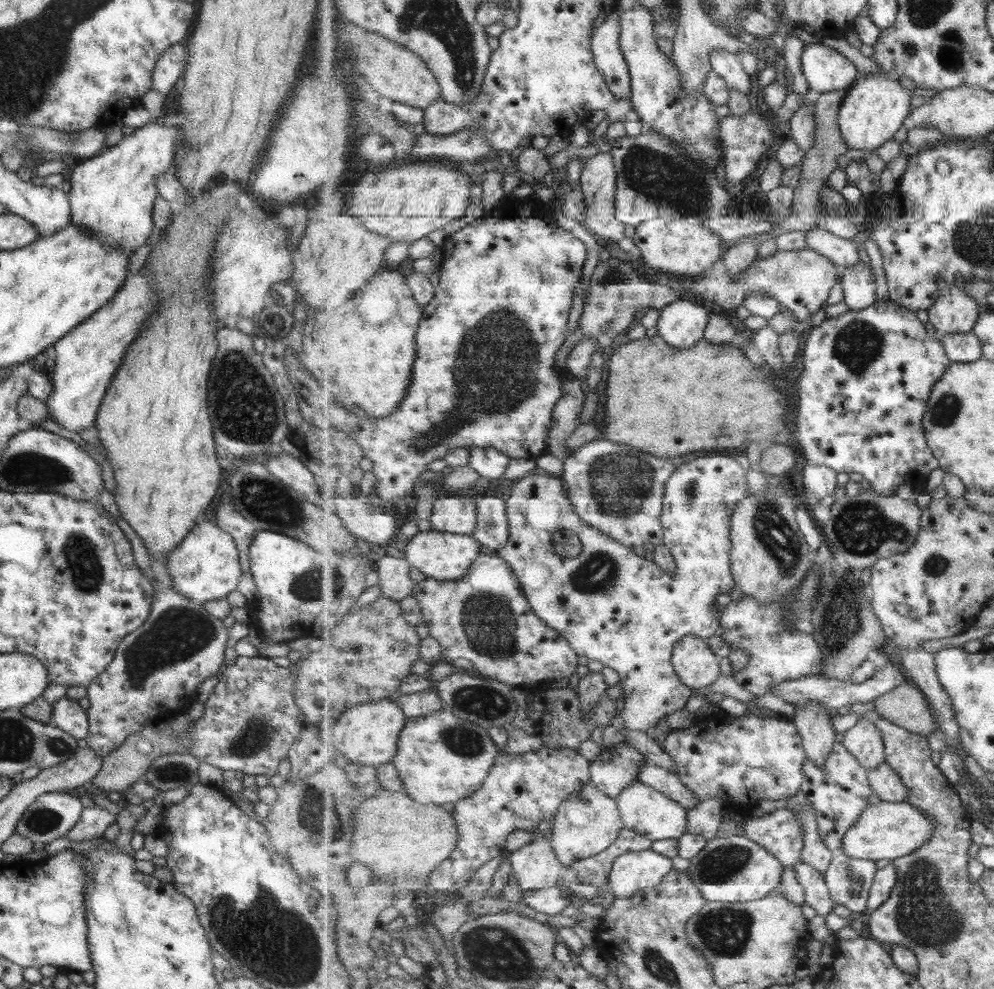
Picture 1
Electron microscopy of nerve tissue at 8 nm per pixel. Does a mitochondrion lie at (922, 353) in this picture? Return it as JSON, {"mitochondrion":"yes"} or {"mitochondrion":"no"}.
{"mitochondrion":"no"}

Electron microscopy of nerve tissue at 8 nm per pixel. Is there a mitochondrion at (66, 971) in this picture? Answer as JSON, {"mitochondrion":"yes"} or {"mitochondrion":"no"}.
{"mitochondrion":"no"}

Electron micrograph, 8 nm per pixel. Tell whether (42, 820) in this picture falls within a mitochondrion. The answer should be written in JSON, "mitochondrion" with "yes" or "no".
{"mitochondrion":"yes"}

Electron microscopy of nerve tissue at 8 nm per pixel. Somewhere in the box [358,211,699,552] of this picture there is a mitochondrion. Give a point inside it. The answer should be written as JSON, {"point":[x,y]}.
{"point":[494,367]}

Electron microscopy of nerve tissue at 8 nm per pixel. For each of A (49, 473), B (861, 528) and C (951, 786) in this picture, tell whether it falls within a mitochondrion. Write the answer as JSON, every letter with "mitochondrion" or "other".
{"A":"mitochondrion","B":"mitochondrion","C":"other"}

